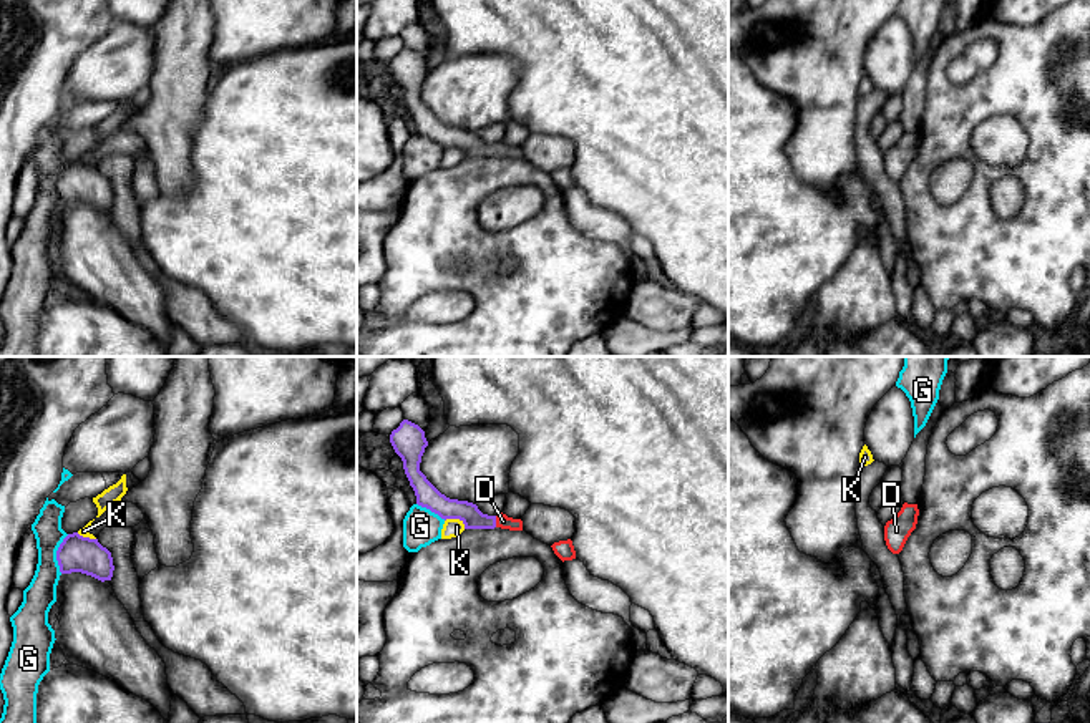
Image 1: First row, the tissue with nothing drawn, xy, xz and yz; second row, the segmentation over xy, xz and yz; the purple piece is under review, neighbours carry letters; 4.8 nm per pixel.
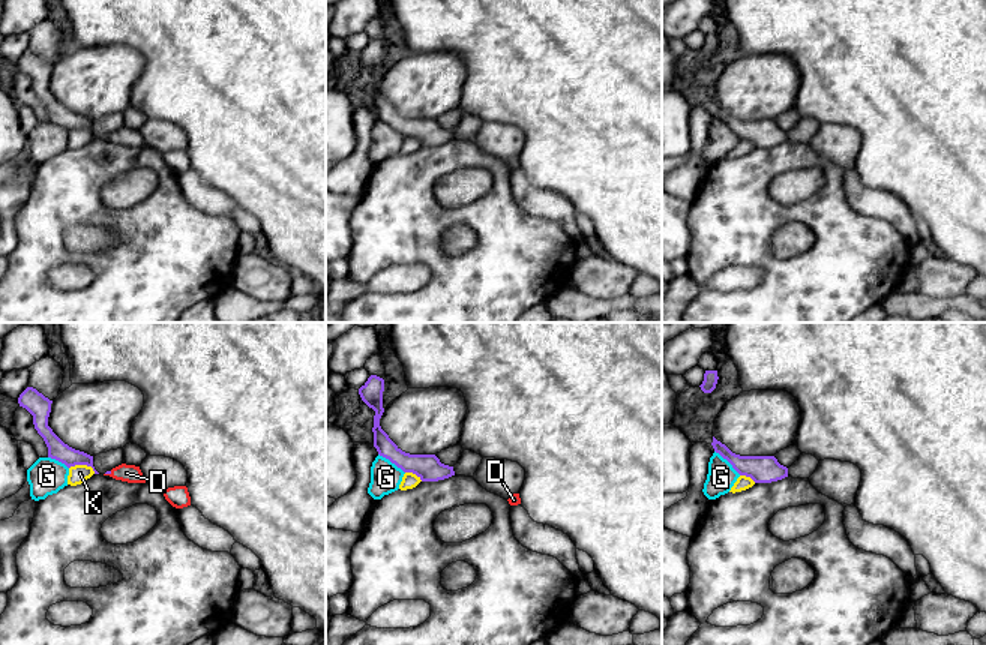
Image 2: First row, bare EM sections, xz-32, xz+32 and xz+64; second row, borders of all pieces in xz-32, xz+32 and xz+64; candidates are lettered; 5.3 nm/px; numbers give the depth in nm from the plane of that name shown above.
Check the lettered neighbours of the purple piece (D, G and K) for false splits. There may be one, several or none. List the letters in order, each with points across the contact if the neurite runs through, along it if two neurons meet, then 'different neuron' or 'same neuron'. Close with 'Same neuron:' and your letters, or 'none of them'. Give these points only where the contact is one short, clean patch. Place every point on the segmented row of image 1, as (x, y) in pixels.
D: runs through xz (445, 508), (495, 521), (503, 521); same neuron
G: border along xy (68, 534), (57, 551), (60, 572); different neuron
K: border along xz (445, 519), (458, 519), (465, 528); different neuron
Same neuron: D

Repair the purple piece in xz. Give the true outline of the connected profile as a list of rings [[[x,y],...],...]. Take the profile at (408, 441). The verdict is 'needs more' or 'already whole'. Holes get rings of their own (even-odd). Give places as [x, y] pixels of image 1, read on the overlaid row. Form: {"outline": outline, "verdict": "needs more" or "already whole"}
{"outline": [[[403,420],[400,426],[392,431],[390,443],[403,461],[403,469],[415,491],[418,506],[430,509],[445,521],[460,519],[465,524],[465,529],[501,527],[523,531],[521,519],[508,517],[503,512],[496,516],[483,514],[473,502],[446,497],[426,479],[420,471],[420,463],[428,441],[425,431],[418,425]]], "verdict": "needs more"}

